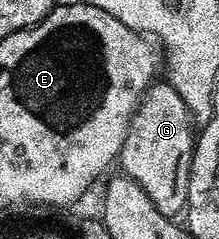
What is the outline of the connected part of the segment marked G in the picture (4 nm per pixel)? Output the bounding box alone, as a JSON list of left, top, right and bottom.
[118,82,194,217]

